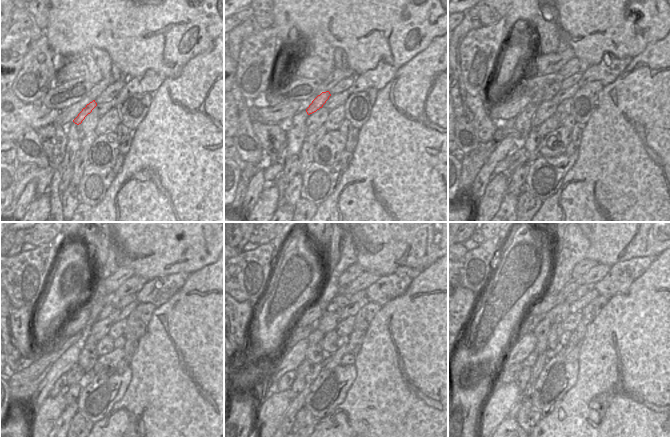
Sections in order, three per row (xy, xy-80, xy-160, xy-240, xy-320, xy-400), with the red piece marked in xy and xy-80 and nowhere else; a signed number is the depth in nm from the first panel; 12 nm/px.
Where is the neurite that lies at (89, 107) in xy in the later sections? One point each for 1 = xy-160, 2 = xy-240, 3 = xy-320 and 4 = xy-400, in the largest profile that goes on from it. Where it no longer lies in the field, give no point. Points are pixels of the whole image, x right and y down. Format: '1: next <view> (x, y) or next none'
1: next xy-160 (552, 90)
2: next xy-240 (107, 309)
3: next xy-320 (332, 307)
4: next xy-400 (569, 288)

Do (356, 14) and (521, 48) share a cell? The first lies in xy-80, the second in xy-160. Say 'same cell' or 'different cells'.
different cells

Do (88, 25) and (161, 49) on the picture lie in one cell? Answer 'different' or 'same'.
same

